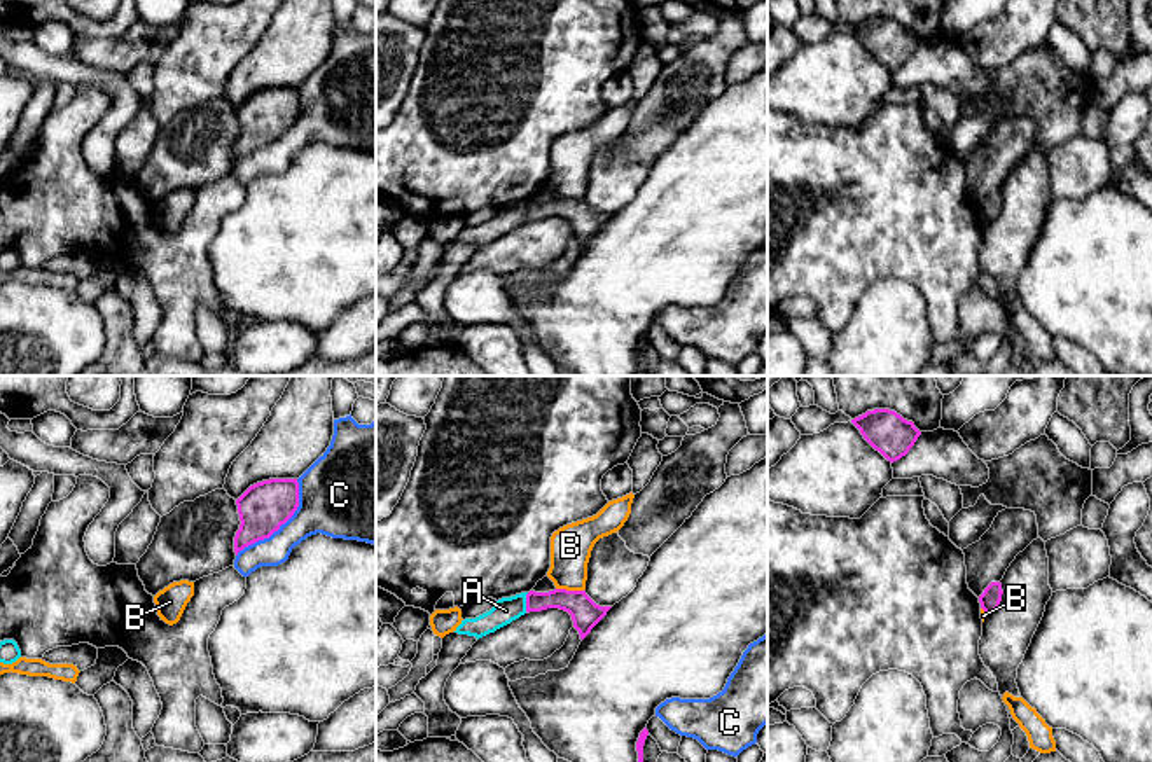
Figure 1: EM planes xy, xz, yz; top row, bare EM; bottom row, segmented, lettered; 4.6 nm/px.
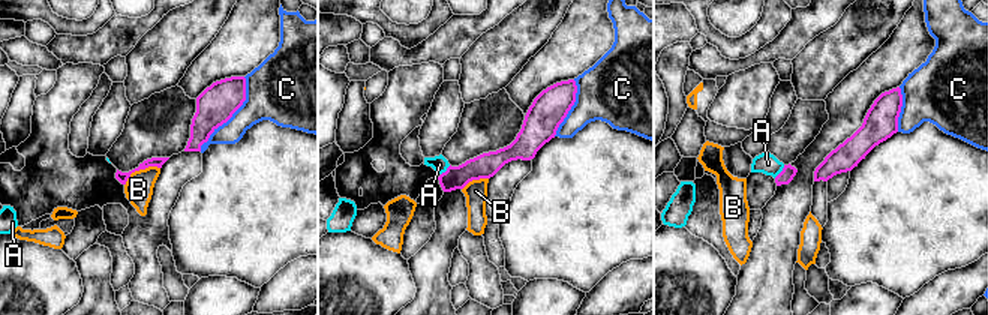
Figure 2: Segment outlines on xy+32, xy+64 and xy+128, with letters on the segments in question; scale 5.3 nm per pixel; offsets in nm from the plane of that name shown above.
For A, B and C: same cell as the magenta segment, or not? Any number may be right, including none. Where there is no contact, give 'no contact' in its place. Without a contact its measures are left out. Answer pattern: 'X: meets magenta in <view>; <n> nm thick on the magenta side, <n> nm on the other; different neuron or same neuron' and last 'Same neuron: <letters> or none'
A: meets magenta in xz; 120 nm thick on the magenta side, 120 nm on the other; different neuron
B: meets magenta in xz; 140 nm thick on the magenta side, 190 nm on the other; different neuron
C: meets magenta in xy; 220 nm thick on the magenta side, 280 nm on the other; different neuron
Same neuron: none

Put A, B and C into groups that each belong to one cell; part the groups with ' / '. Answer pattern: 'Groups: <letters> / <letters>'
Groups: A / B / C

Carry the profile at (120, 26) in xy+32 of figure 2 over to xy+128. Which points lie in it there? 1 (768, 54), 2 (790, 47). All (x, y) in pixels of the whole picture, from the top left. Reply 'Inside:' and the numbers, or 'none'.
Inside: 1, 2

